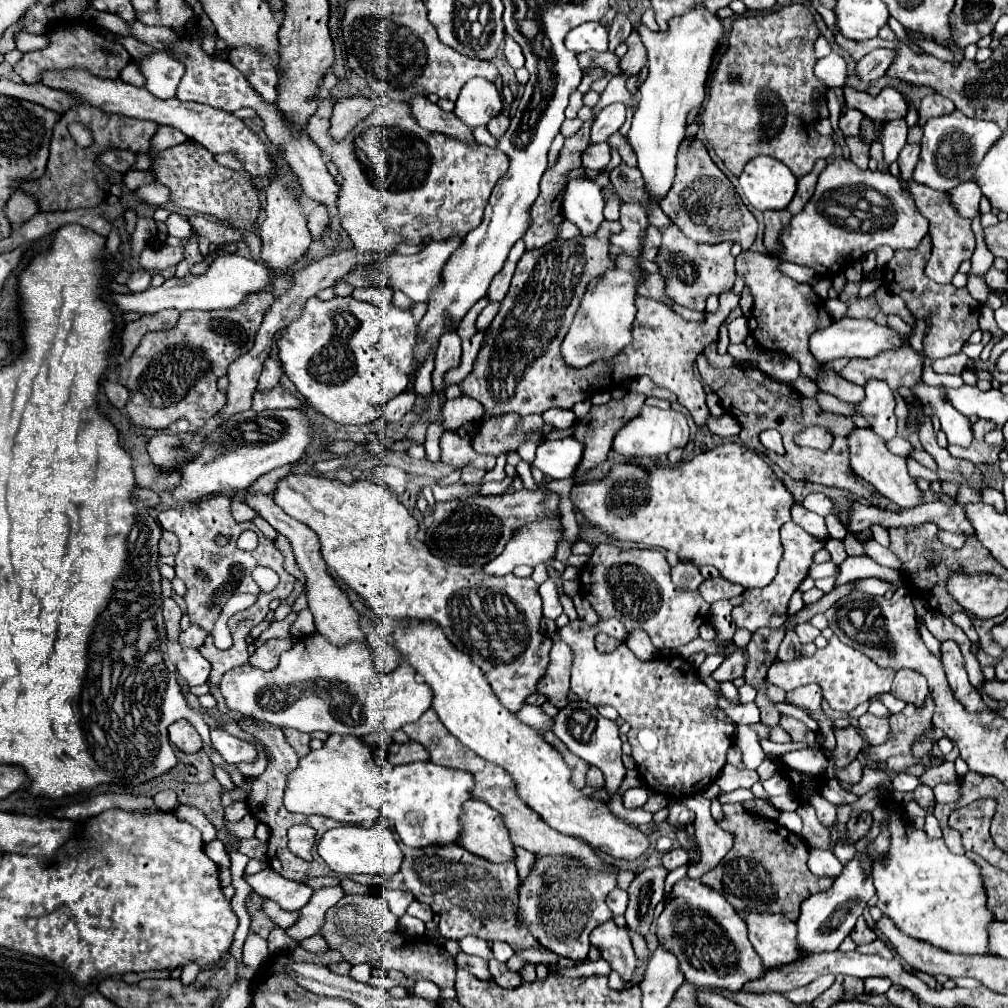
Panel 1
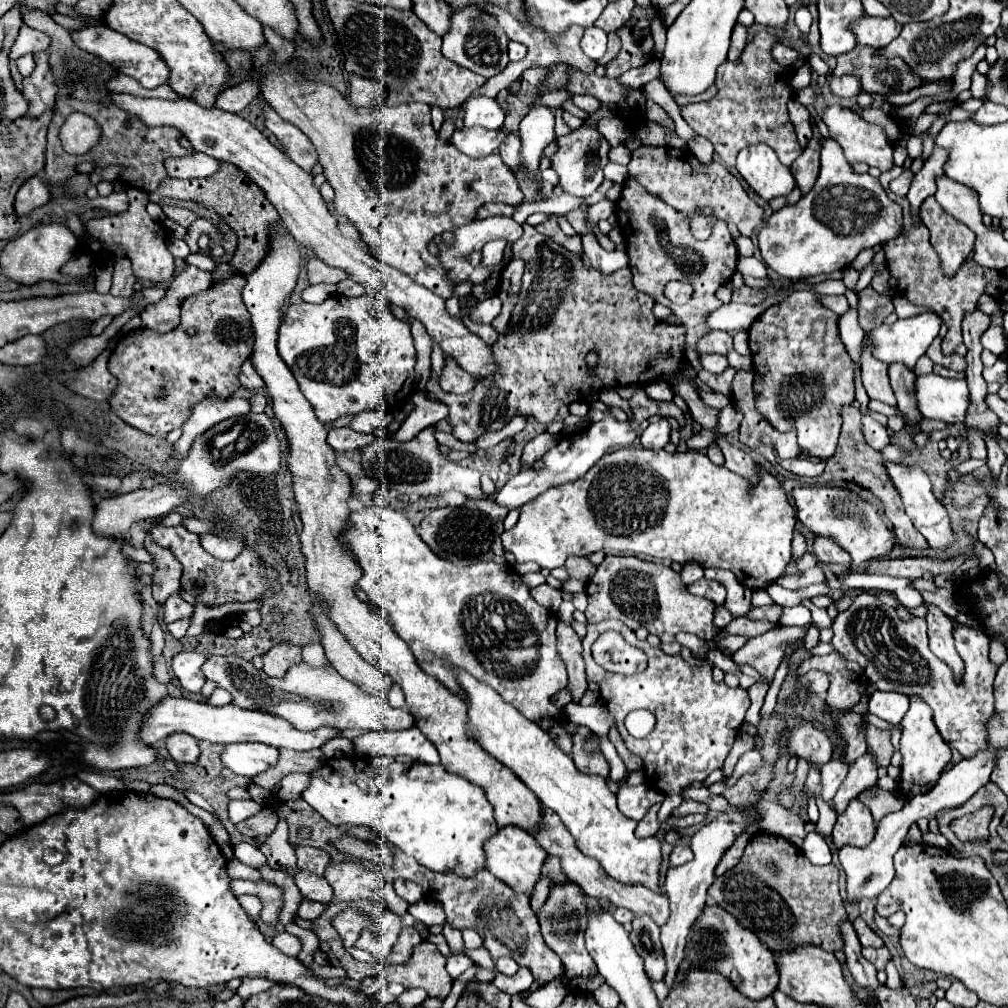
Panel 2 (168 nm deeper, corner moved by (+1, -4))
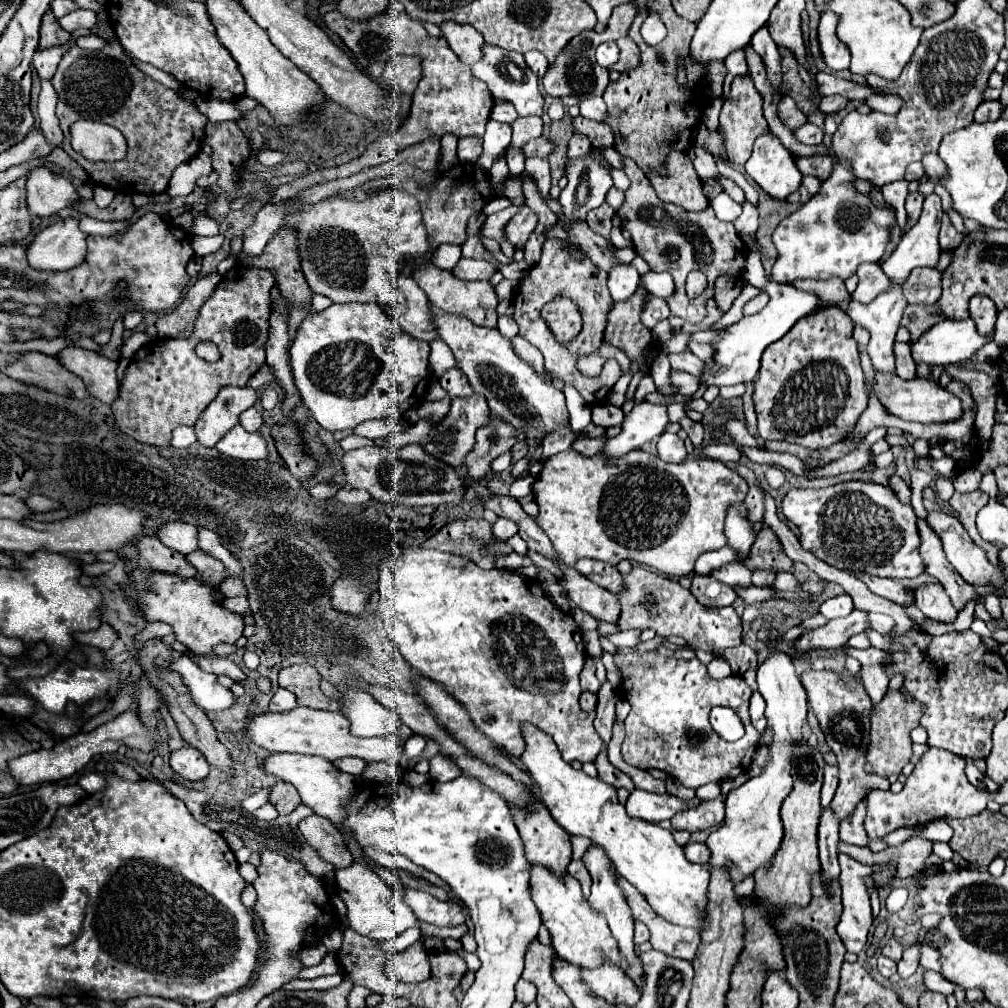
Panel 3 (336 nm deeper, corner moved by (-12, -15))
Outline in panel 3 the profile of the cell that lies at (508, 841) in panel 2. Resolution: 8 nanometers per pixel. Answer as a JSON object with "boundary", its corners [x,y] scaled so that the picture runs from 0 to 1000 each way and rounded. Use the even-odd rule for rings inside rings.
{"boundary":[[[526,857],[526,889],[536,903],[538,915],[548,927],[548,938],[560,952],[569,958],[589,960],[597,950],[605,950],[609,956],[615,956],[617,962],[621,960],[621,956],[617,956],[617,948],[613,948],[613,940],[609,940],[609,933],[605,933],[603,917],[597,913],[597,909],[591,909],[583,893],[577,891],[571,871],[565,867],[550,869],[538,857]]]}

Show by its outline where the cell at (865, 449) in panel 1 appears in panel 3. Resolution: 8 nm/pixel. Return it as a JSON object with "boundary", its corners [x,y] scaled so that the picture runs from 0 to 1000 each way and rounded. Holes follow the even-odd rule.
{"boundary":[[[921,508],[919,518],[921,518],[921,522],[927,526],[927,530],[933,534],[940,558],[948,563],[948,567],[950,567],[960,579],[980,579],[980,577],[984,577],[988,583],[992,583],[992,581],[996,579],[996,573],[994,573],[992,563],[988,563],[988,562],[984,562],[984,560],[980,558],[978,548],[976,548],[972,542],[966,540],[966,536],[960,532],[960,528],[956,526],[954,518],[950,516],[950,512],[946,512],[946,510],[937,510],[937,508]]]}

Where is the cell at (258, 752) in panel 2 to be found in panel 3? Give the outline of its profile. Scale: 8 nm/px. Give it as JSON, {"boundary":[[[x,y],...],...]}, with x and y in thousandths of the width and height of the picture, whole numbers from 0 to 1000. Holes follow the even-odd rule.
{"boundary":[[[270,748],[266,750],[262,756],[260,756],[260,764],[276,774],[282,774],[282,776],[288,776],[300,796],[304,800],[308,800],[315,810],[321,810],[321,812],[327,812],[335,817],[339,817],[339,794],[343,790],[347,790],[349,786],[353,786],[353,780],[357,778],[357,772],[353,770],[347,770],[347,768],[341,768],[337,764],[331,762],[329,756],[325,754],[319,754],[315,750],[300,750],[300,748]]]}

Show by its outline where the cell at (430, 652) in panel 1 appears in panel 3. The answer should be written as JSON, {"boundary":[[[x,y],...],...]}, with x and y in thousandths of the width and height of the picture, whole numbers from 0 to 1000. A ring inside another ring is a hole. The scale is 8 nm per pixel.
{"boundary":[[[520,716],[516,724],[522,740],[514,754],[534,778],[536,794],[546,804],[548,812],[567,829],[581,829],[587,833],[587,837],[595,839],[611,863],[621,869],[621,873],[633,881],[635,887],[639,887],[641,895],[653,909],[667,917],[694,923],[704,873],[702,861],[683,855],[679,851],[679,841],[669,835],[667,825],[655,821],[653,817],[625,812],[619,798],[613,796],[611,782],[560,756],[550,734],[542,726],[530,722],[526,716]]]}

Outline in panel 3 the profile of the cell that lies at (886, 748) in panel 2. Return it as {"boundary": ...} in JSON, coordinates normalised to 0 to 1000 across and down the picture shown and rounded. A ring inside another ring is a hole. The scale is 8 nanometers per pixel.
{"boundary":[[[881,685],[875,696],[871,696],[863,704],[863,724],[861,726],[862,738],[859,754],[867,762],[867,766],[875,772],[881,772],[885,768],[893,770],[895,762],[901,758],[905,750],[905,734],[903,726],[911,720],[911,698],[899,694],[893,685]]]}

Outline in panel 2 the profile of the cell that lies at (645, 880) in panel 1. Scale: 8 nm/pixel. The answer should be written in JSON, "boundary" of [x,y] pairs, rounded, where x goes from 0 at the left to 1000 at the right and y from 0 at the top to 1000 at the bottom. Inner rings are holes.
{"boundary":[[[630,910],[626,920],[626,936],[640,955],[640,965],[646,973],[658,973],[660,947],[654,932],[654,920],[642,910]]]}

